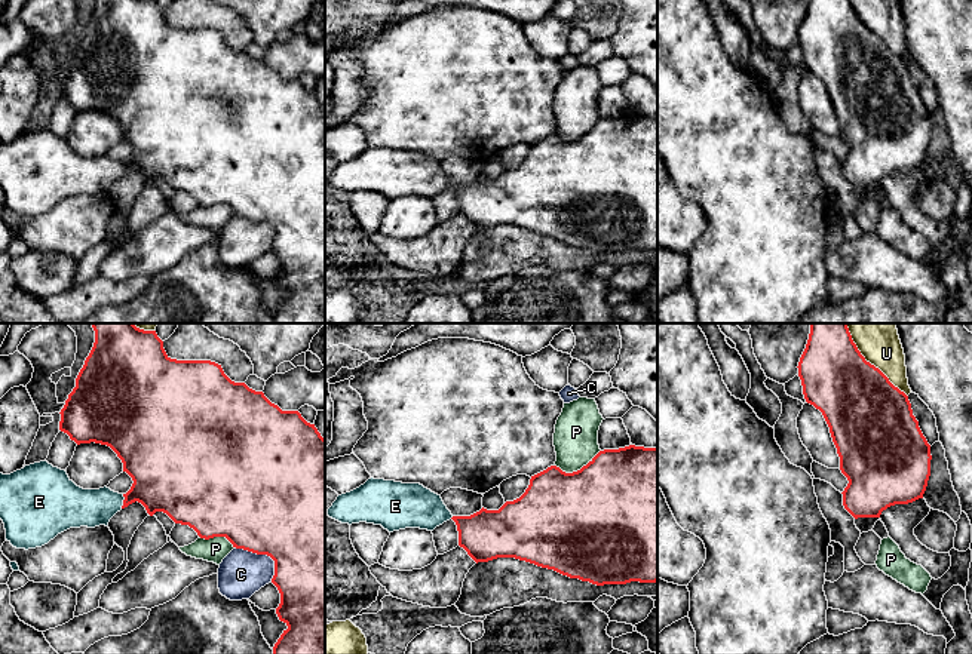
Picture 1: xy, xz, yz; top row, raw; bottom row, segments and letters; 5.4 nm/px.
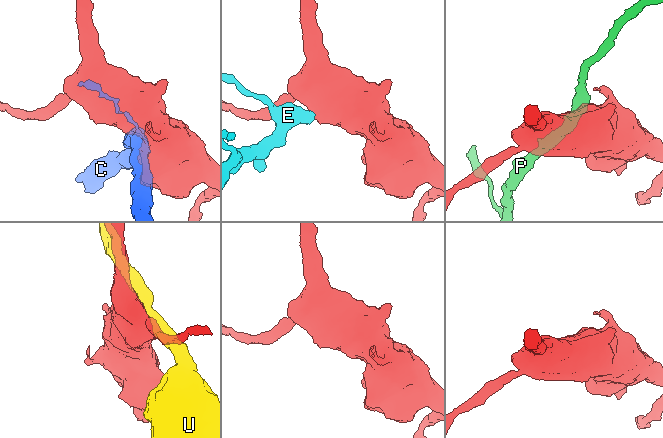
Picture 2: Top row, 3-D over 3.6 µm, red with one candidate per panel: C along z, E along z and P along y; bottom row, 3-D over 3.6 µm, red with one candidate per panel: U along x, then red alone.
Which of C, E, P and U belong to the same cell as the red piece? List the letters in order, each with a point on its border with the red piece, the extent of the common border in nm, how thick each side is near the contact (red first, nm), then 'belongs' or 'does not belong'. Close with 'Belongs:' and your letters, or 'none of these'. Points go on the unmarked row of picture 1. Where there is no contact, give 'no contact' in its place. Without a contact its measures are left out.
C: xy (264, 221) | 280 nm | 500/240 nm | does not belong
E: xy (123, 169) | 80 nm | 340/200 nm | belongs
P: xz (578, 138) | 260 nm | 500/240 nm | does not belong
U: yz (873, 33) | 480 nm | 420/200 nm | does not belong
Belongs: E

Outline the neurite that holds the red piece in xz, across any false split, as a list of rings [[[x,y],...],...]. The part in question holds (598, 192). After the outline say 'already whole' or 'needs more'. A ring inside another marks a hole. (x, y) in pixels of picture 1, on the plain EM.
[[[629,113],[619,117],[600,119],[586,133],[573,141],[565,141],[556,133],[551,133],[546,138],[531,144],[530,153],[525,160],[513,168],[506,169],[499,178],[481,176],[470,184],[453,184],[451,185],[459,199],[459,214],[463,215],[467,222],[478,230],[488,230],[497,225],[515,225],[534,231],[542,236],[554,237],[570,246],[579,246],[597,254],[604,252],[626,252],[631,249],[656,251],[657,249],[657,116],[644,116]]]; already whole

